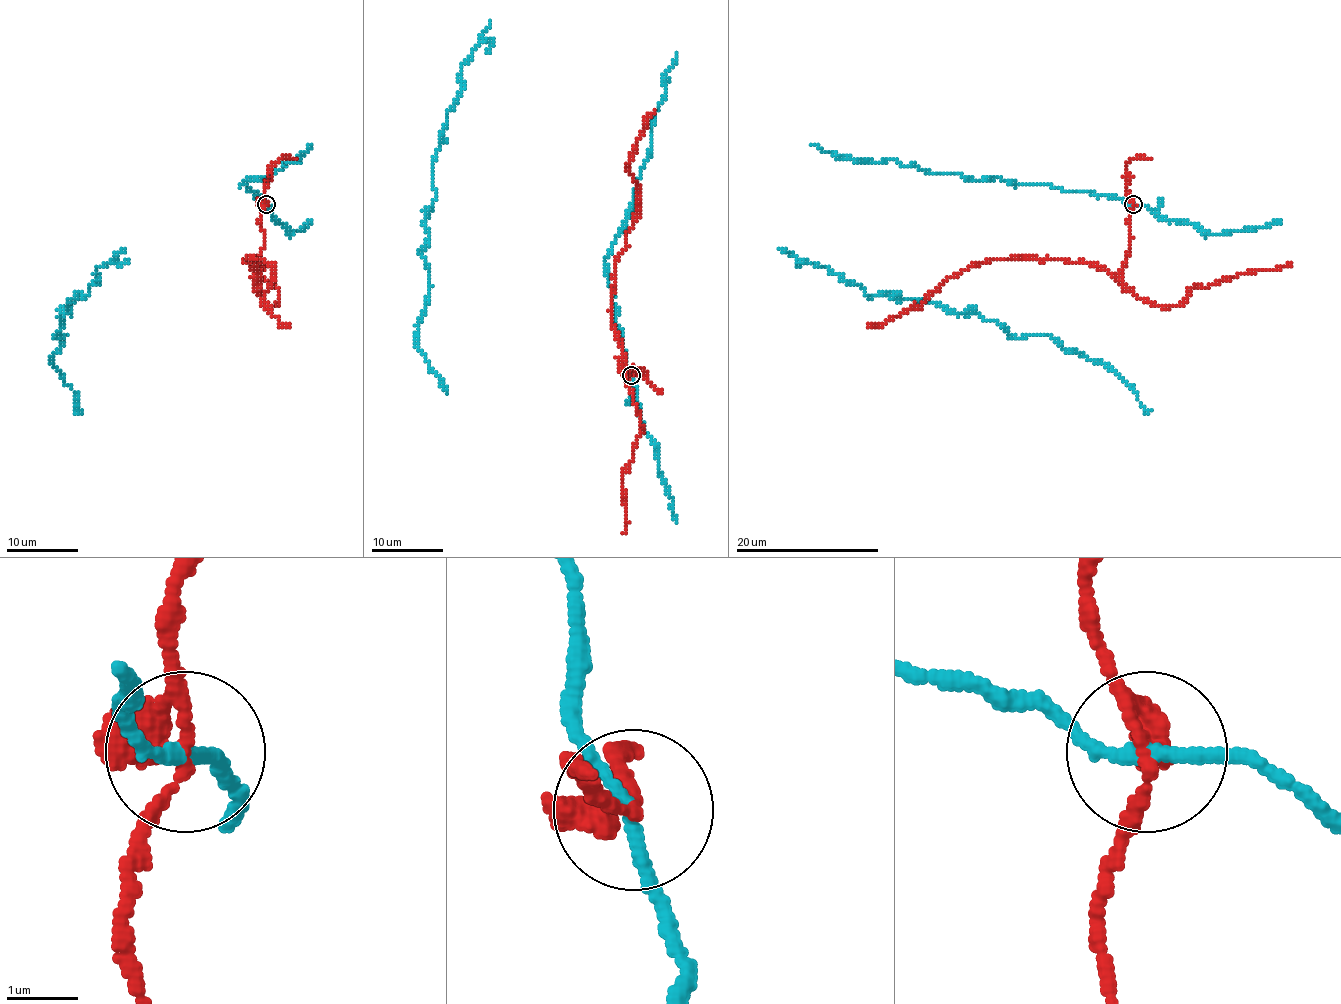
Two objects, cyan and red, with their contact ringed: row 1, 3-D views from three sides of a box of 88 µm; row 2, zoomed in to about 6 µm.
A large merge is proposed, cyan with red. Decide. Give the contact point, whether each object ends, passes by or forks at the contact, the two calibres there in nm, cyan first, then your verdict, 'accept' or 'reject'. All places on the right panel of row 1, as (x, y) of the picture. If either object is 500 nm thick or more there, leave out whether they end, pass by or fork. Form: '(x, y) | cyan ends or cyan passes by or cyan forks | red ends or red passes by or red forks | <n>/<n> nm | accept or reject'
(1133, 204) | cyan passes by | red forks | 180/240 nm | reject

